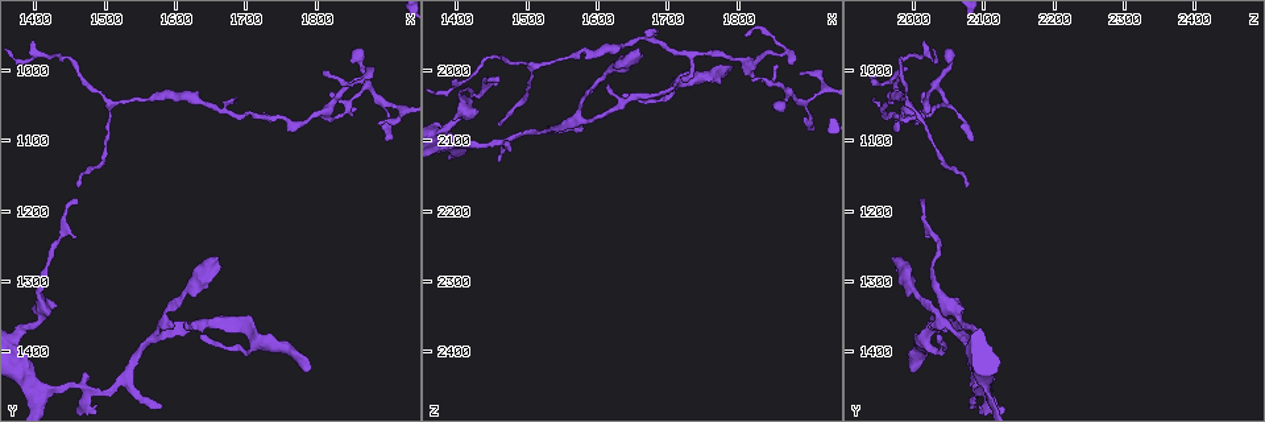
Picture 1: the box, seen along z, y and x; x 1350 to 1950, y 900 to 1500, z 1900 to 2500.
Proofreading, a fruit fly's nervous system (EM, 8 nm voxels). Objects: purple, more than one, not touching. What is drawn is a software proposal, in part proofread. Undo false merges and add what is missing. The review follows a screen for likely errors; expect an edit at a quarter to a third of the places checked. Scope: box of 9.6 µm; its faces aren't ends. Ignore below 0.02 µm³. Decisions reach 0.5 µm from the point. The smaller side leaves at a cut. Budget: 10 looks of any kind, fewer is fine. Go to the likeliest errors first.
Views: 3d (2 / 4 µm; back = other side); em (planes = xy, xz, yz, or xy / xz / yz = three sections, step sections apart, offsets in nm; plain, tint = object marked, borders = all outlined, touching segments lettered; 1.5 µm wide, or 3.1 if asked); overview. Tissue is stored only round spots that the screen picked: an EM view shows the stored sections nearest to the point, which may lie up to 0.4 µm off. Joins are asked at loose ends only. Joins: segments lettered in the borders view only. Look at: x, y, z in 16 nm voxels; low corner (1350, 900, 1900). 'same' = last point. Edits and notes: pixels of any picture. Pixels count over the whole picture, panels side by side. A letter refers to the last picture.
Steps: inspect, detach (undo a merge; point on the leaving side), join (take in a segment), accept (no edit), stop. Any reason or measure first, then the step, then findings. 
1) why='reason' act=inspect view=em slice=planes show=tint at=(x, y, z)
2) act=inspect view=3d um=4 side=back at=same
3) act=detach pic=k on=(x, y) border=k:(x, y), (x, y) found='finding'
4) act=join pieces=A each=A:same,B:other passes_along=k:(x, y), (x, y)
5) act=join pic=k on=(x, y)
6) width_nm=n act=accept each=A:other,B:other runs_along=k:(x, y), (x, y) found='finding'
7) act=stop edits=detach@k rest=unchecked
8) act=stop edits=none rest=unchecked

why='branch stops here' act=inspect view=3d um=2 at=(1905, 1100, 2085)

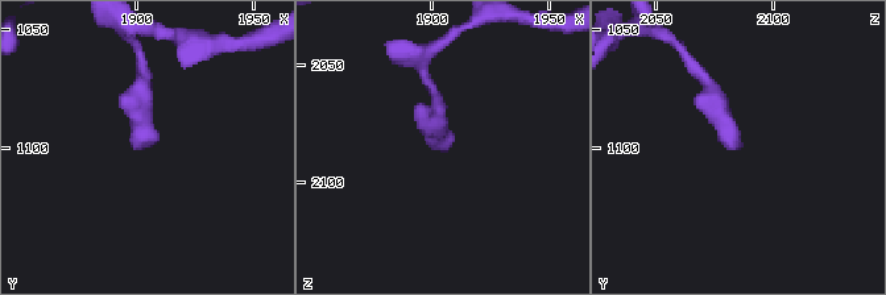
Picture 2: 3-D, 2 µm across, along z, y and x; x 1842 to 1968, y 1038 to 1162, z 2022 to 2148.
act=inspect view=em slice=planes show=borders at=(1906, 1100, 2085)

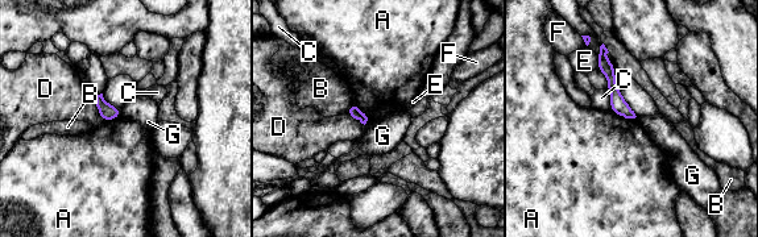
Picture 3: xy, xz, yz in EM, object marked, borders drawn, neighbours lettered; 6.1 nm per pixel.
width_nm=80 act=accept each=A:other,B:other,C:other,D:other,E:other,F:other,G:other border=3:(609, 109), (621, 116), (634, 119) found='no lettered segment goes on from it'

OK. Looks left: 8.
why='thin end' act=inspect view=3d um=4 at=(1615, 1370, 2020)

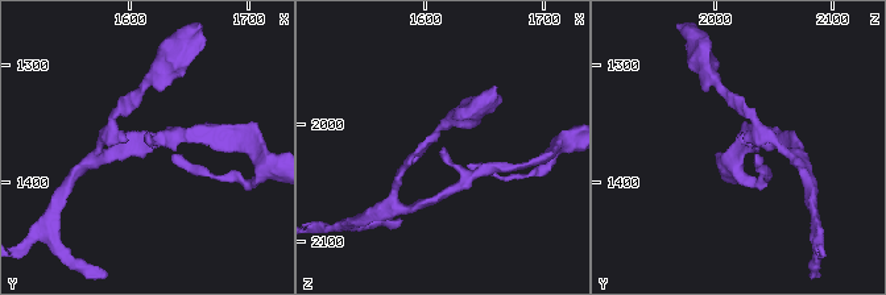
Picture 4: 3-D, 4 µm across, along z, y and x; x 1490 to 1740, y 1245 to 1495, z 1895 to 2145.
act=inspect view=em slice=planes show=borders at=(1616, 1366, 2020)

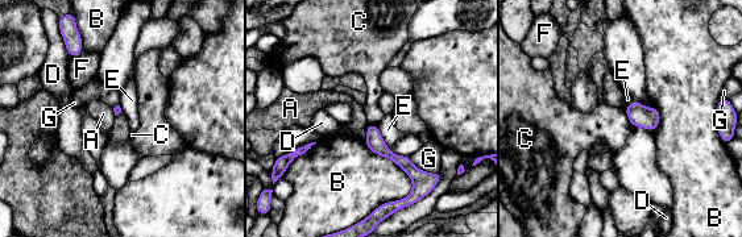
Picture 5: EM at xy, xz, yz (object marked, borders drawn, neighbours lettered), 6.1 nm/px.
act=accept each=A:other,B:other,C:other,D:other,E:other,F:other,G:other runs_along=5:(370, 127), (373, 138), (422, 179) found='none of them fits'

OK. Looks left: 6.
why='thin end' act=inspect view=em slice=xz step=8 show=tint at=(1460, 1190, 2010)

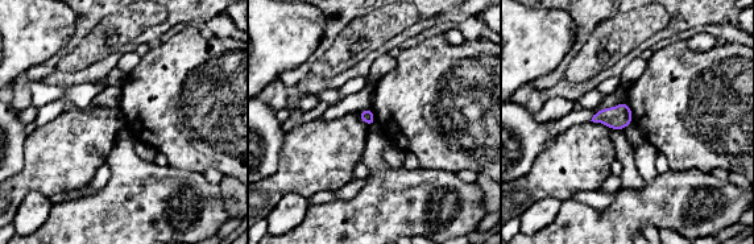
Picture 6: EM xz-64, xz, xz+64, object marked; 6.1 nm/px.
why='another direction' act=inspect view=em slice=planes show=tint at=same

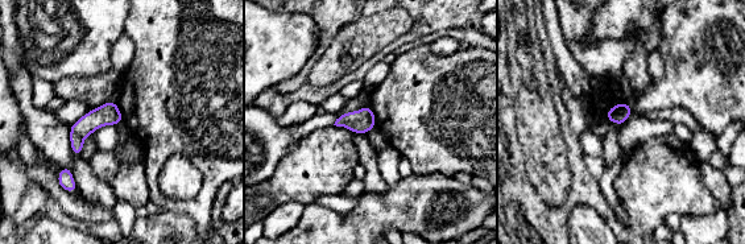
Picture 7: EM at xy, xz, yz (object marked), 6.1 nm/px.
why='what lies round it' act=inspect view=em slice=planes show=borders at=same

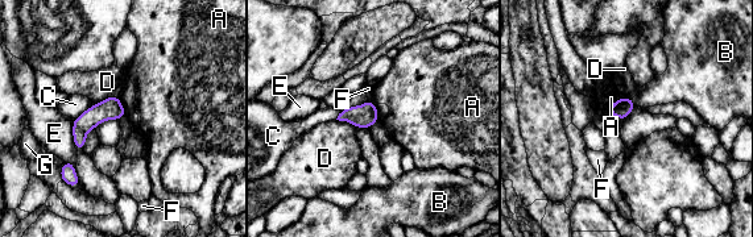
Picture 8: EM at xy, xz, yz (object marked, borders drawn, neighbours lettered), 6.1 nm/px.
width_nm=120 act=accept each=A:other,B:other,C:other,D:other,E:other,F:other,G:other border=8:(608, 109), (613, 116) found='no lettered segment goes on from it'

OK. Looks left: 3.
why='an open end' act=inspect view=3d um=4 at=(1725, 1060, 2010)

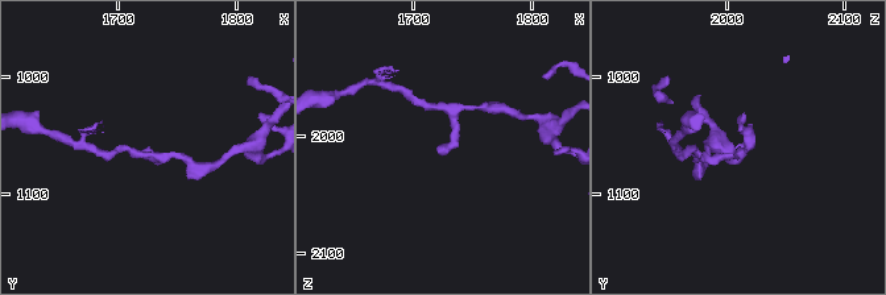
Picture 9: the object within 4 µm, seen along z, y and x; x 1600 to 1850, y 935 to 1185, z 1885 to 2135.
act=inspect view=em slice=yz step=4 show=borders at=(1724, 1062, 2008)

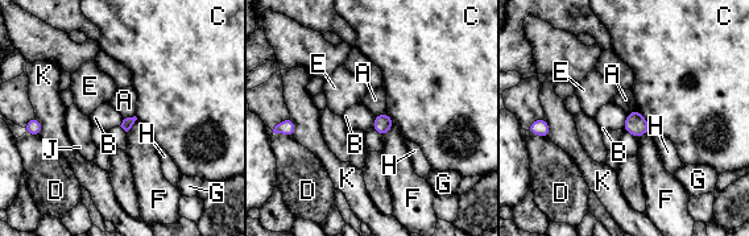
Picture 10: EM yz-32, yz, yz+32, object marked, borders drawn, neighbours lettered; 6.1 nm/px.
why='another direction' act=inspect view=em slice=planes show=borders at=same

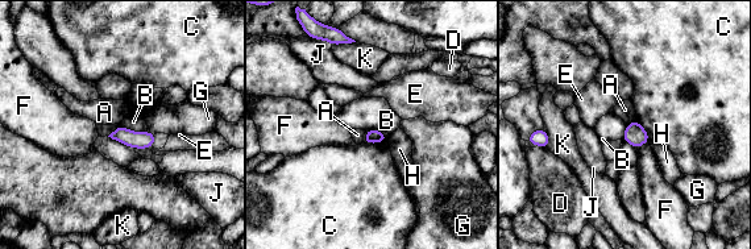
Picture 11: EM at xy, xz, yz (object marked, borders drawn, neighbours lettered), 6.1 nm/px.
act=accept each=A:other,B:other,C:other,D:other,E:other,F:other,G:other,H:other,J:other,K:other found='no lettered segment goes on from it'

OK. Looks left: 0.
act=stop edits=none rest=unchecked

